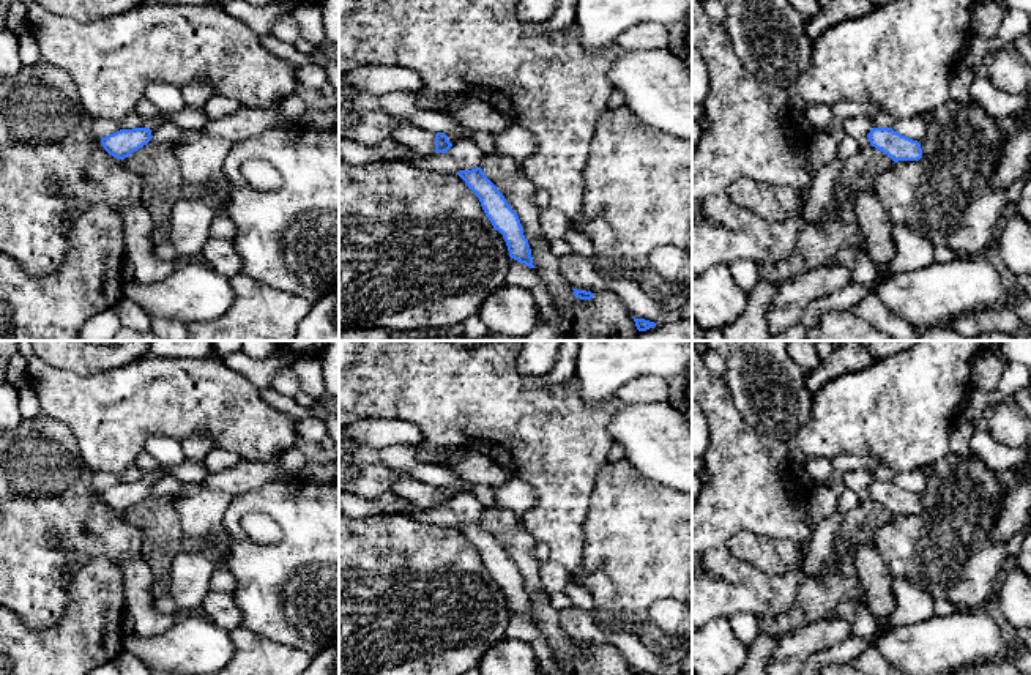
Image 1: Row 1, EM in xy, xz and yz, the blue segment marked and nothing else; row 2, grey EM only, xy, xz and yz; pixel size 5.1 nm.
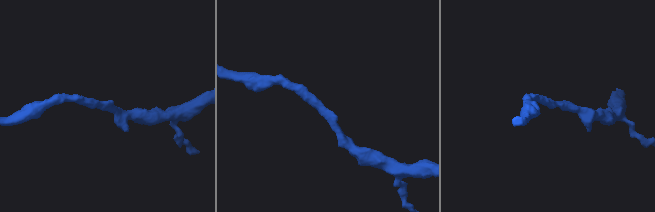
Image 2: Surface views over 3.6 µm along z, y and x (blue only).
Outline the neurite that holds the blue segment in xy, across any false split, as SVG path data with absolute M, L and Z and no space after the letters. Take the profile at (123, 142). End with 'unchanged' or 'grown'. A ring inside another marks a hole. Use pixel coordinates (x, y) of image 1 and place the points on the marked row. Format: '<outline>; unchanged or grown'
M120 129L101 139L104 150L117 159L125 159L151 140L151 129Z; unchanged

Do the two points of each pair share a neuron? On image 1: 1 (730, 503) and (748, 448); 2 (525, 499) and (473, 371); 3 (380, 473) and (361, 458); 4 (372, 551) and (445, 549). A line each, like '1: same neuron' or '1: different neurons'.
1: same neuron
2: different neurons
3: same neuron
4: same neuron

